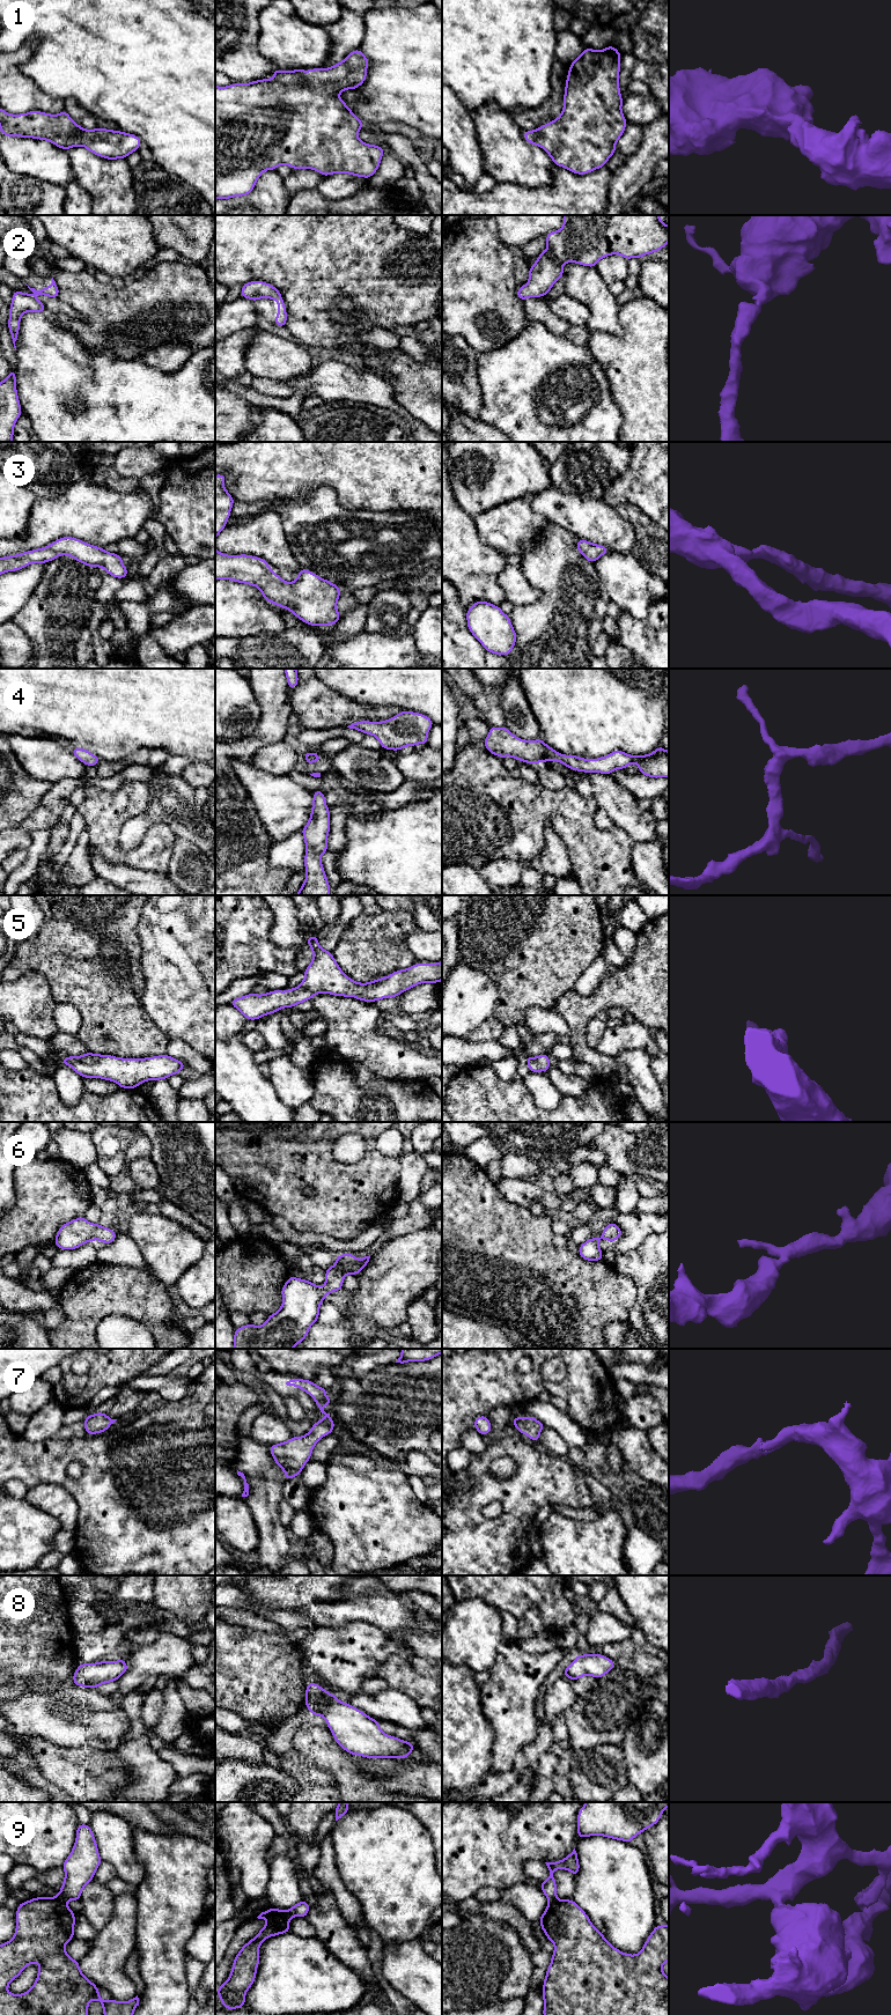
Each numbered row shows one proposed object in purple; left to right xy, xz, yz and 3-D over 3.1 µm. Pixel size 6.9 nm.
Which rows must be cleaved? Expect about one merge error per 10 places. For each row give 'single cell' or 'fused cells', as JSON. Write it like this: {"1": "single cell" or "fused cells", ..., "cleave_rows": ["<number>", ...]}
{"1": "single cell", "2": "single cell", "3": "single cell", "4": "single cell", "5": "single cell", "6": "single cell", "7": "single cell", "8": "single cell", "9": "fused cells", "cleave_rows": ["9"]}

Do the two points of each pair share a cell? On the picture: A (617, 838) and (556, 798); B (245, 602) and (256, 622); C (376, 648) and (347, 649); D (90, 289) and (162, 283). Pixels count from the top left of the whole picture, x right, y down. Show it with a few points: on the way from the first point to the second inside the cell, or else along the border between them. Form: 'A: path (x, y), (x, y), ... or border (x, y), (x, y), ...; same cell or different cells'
A: path (602, 838), (595, 838), (571, 813); same cell
B: path (245, 606), (245, 612), (251, 618); same cell
C: path (369, 649), (354, 649); same cell
D: path (108, 297), (145, 297); same cell

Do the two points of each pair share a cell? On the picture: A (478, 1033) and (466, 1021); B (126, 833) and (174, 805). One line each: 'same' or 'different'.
A: different
B: same

